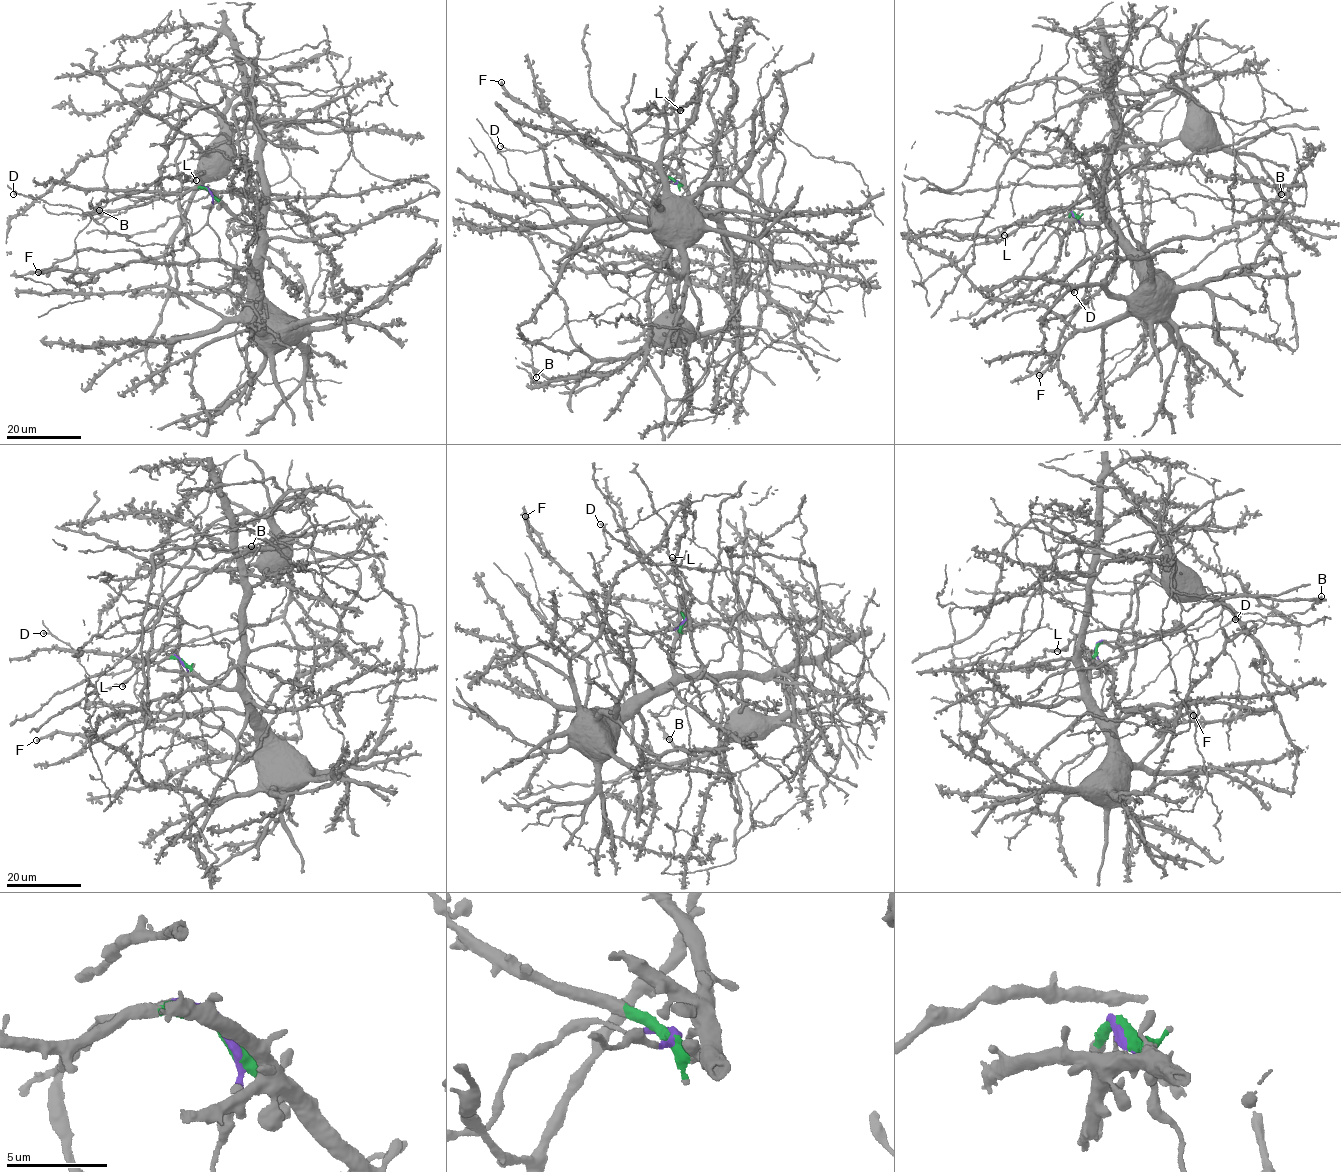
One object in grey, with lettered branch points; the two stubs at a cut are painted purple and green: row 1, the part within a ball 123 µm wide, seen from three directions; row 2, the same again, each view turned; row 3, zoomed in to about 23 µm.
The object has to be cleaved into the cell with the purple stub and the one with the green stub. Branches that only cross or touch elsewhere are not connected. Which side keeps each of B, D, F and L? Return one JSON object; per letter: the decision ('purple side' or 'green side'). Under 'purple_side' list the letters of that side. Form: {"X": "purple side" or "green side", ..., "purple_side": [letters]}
{"B": "purple side", "D": "purple side", "F": "green side", "L": "purple side", "purple_side": ["B", "D", "L"]}

